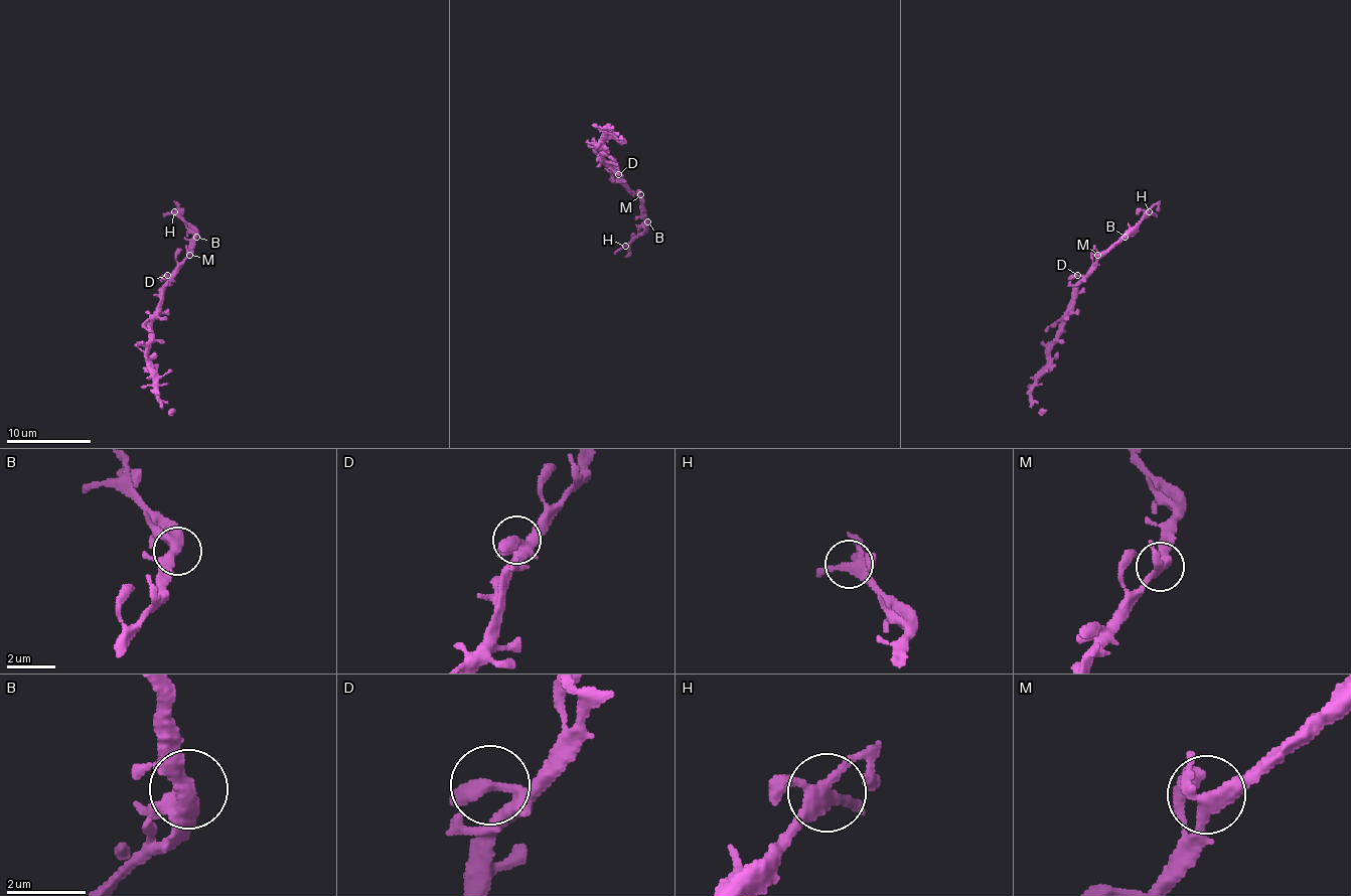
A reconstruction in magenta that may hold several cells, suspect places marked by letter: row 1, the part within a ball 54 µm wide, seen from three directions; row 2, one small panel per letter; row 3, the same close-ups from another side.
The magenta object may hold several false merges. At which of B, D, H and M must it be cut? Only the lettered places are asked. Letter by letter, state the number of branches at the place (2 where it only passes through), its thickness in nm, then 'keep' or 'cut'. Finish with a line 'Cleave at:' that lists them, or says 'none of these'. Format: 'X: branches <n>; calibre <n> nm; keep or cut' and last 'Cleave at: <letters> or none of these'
B: branches 4; calibre 380 nm; keep
D: branches 3; calibre 280 nm; keep
H: branches 4; calibre 280 nm; keep
M: branches 3; calibre 280 nm; keep
Cleave at: none of these

